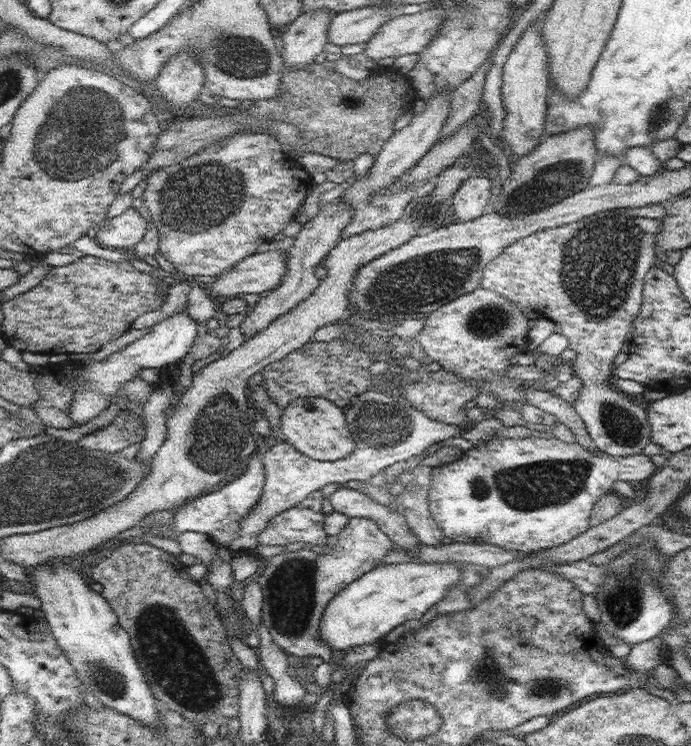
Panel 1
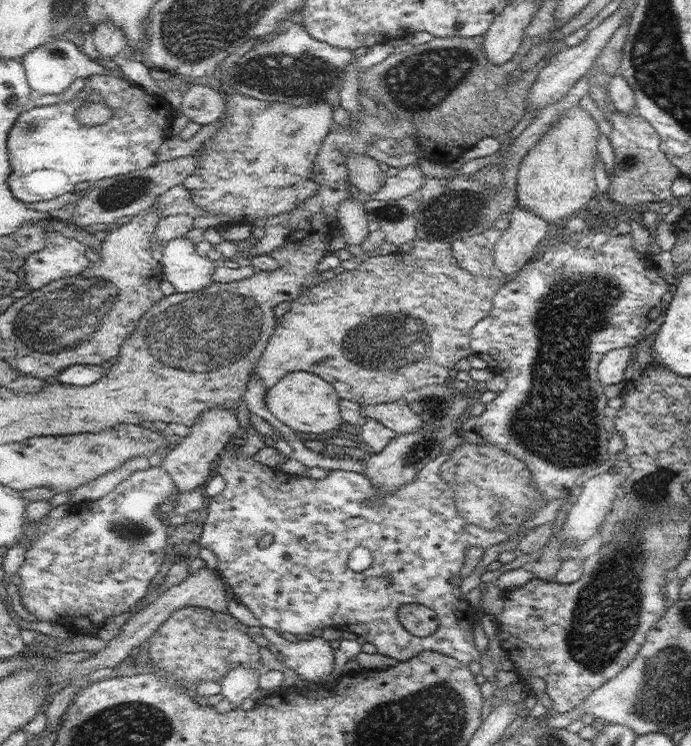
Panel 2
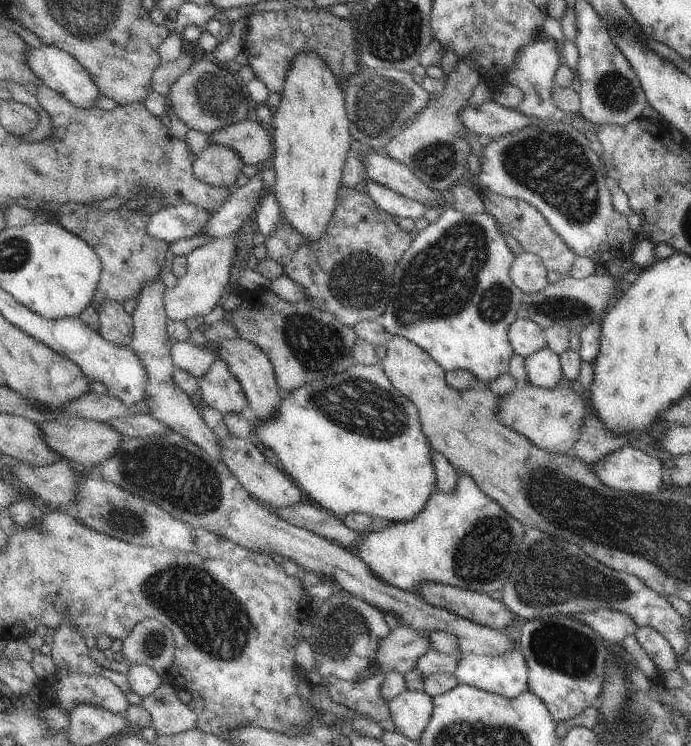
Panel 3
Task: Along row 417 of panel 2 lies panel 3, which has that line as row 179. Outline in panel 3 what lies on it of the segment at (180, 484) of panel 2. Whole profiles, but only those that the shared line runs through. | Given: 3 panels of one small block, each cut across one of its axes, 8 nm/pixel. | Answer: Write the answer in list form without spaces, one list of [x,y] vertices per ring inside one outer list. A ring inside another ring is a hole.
[[[212,144],[195,156],[193,171],[200,182],[232,191],[236,187],[236,180],[242,174],[244,165],[232,148]]]

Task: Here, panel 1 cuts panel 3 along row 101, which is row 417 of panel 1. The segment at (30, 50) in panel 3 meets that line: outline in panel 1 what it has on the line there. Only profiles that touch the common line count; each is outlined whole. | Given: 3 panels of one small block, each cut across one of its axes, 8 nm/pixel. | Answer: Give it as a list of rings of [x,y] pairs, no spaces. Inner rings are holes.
[[[184,308],[182,312],[162,320],[152,327],[150,332],[142,335],[140,339],[130,342],[123,350],[113,353],[102,361],[89,360],[88,364],[76,371],[76,397],[70,405],[70,418],[76,426],[86,424],[92,418],[96,418],[109,406],[108,400],[112,394],[118,392],[118,388],[130,378],[139,376],[142,368],[167,368],[173,366],[181,358],[184,358],[192,348],[195,338],[198,336],[198,322],[192,319]]]

